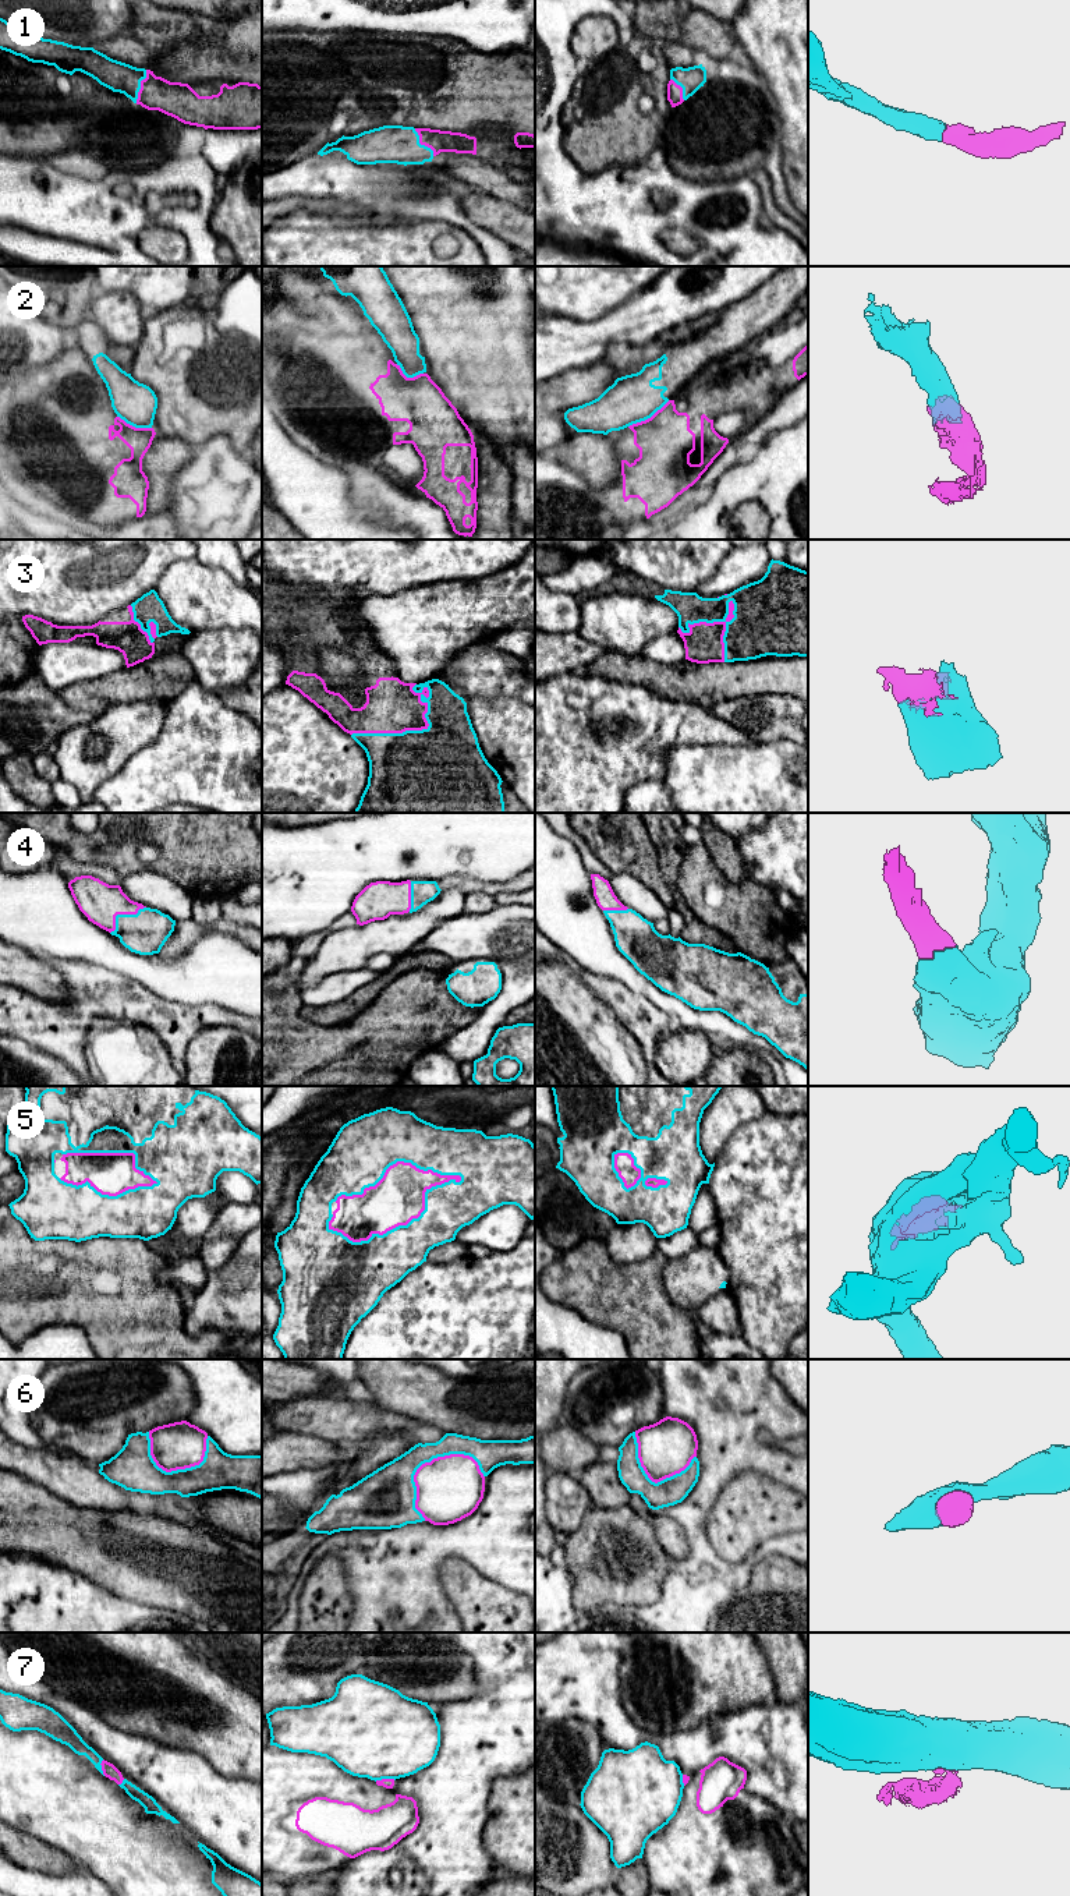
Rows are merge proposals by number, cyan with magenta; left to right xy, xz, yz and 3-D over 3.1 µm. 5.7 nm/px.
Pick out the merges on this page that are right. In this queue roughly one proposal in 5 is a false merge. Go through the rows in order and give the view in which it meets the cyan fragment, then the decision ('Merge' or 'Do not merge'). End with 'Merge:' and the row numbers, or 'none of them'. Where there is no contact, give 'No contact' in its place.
1: Touches cyan in xy. Merge
2: Touches cyan in yz. Do not merge
3: Touches cyan in xz. Merge
4: Touches cyan in xy. Merge
5: Touches cyan in xz. Merge
6: Touches cyan in xz. Merge
7: Touches cyan in xz. Do not merge
Merge: 1, 3, 4, 5, 6

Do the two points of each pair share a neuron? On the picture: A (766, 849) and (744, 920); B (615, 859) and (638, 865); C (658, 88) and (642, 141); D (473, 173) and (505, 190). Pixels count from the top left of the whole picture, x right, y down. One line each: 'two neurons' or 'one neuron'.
A: two neurons
B: one neuron
C: one neuron
D: one neuron

